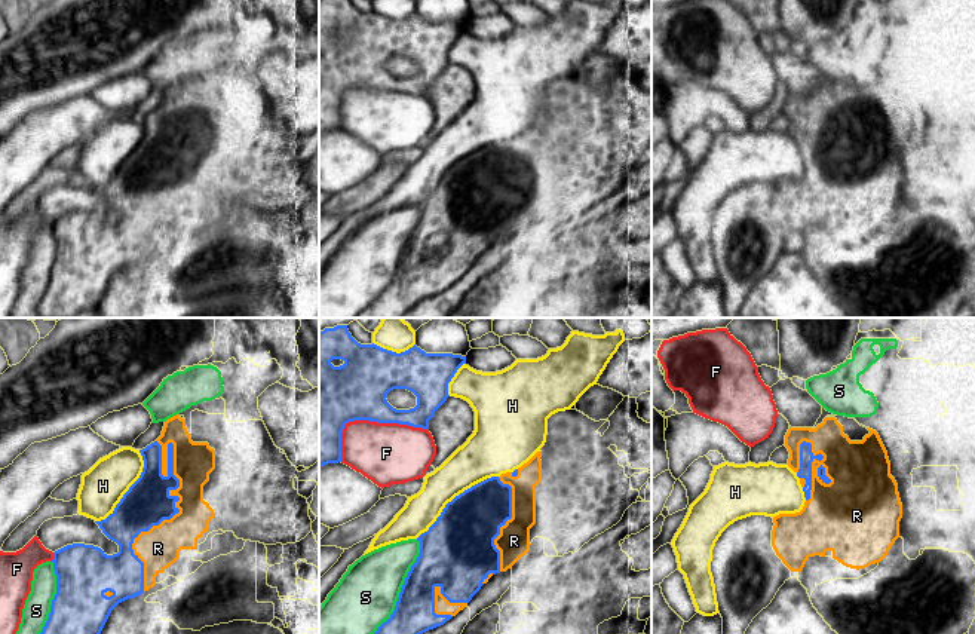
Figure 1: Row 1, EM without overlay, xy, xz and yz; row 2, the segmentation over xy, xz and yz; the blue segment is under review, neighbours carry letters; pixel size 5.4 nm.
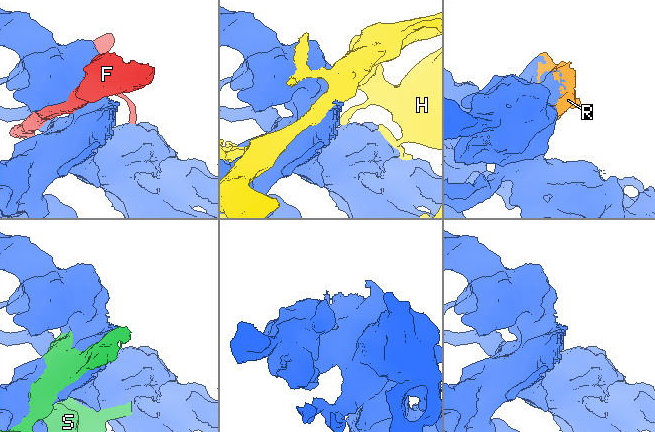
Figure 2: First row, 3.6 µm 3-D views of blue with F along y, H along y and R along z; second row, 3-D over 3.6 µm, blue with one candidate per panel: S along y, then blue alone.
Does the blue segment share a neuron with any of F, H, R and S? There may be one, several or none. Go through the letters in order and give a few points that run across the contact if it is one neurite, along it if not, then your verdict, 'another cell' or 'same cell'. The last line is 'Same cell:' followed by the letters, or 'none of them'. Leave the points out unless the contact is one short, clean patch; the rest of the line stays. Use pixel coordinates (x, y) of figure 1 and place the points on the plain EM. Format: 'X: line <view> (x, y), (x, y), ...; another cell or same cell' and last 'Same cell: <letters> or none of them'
F: another cell
H: another cell
R: same cell
S: another cell
Same cell: R

